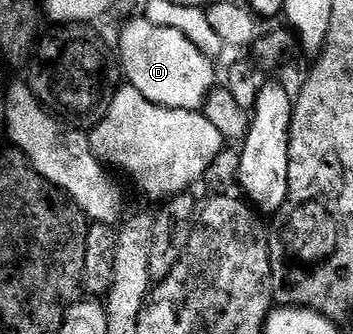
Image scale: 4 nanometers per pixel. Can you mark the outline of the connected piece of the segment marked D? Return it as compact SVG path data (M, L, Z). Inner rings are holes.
M146 18L126 23L120 31L120 56L126 81L151 103L168 107L171 110L199 110L207 94L214 89L214 61L202 54L201 48L193 43L183 32L173 27L160 27Z

